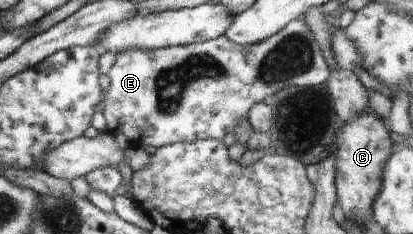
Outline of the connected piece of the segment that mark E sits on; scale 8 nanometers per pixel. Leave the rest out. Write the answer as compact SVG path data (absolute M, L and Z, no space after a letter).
M303 18L291 20L276 34L259 43L239 45L226 35L201 43L157 49L134 47L115 52L116 60L108 76L110 87L103 96L102 107L107 130L112 136L122 135L130 146L165 147L189 143L195 139L223 140L236 125L247 118L254 103L262 103L268 95L288 86L316 86L329 79L331 70L318 42Z

